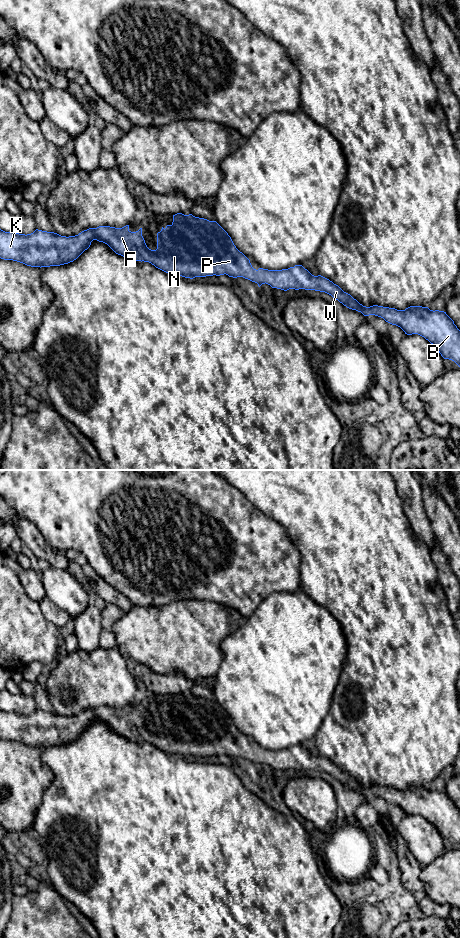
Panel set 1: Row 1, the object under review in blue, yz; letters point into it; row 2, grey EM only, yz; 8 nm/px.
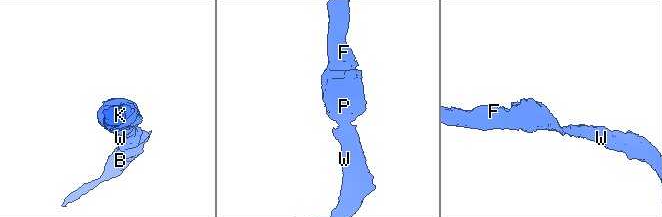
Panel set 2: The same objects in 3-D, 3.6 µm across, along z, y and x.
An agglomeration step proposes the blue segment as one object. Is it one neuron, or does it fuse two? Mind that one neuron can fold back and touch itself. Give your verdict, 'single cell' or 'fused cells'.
single cell

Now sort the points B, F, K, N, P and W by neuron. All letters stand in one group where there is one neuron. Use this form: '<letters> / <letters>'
B F K N P W

